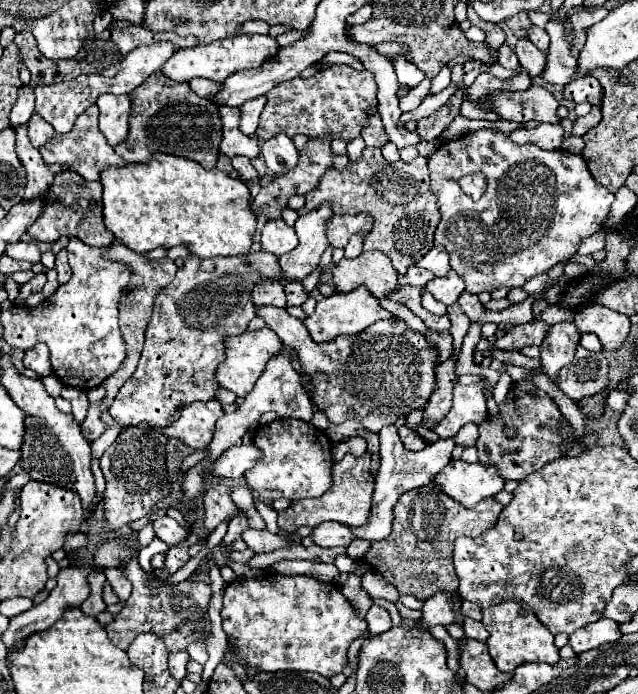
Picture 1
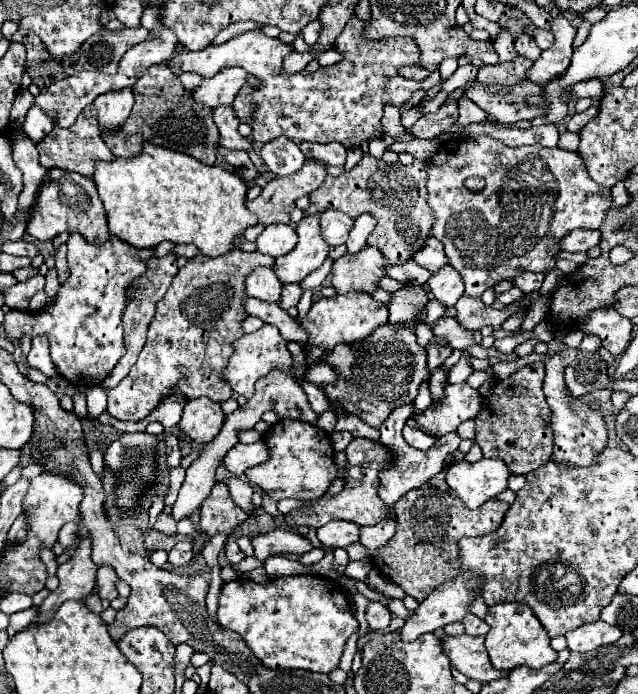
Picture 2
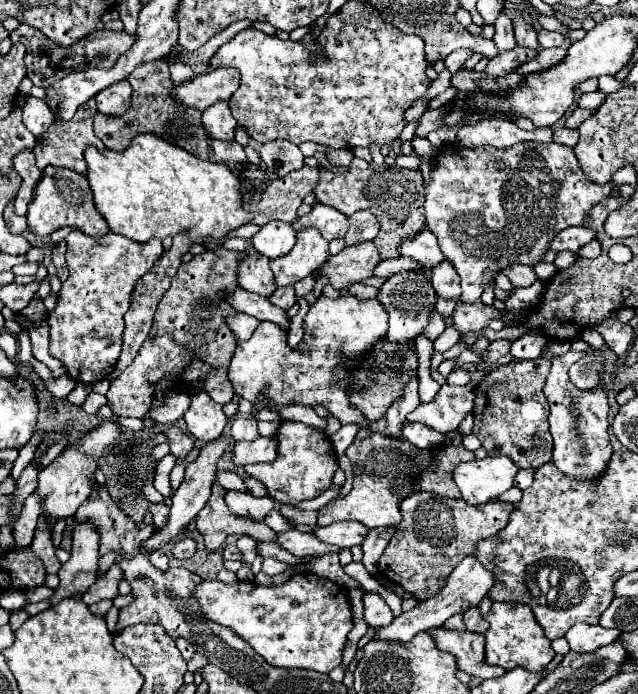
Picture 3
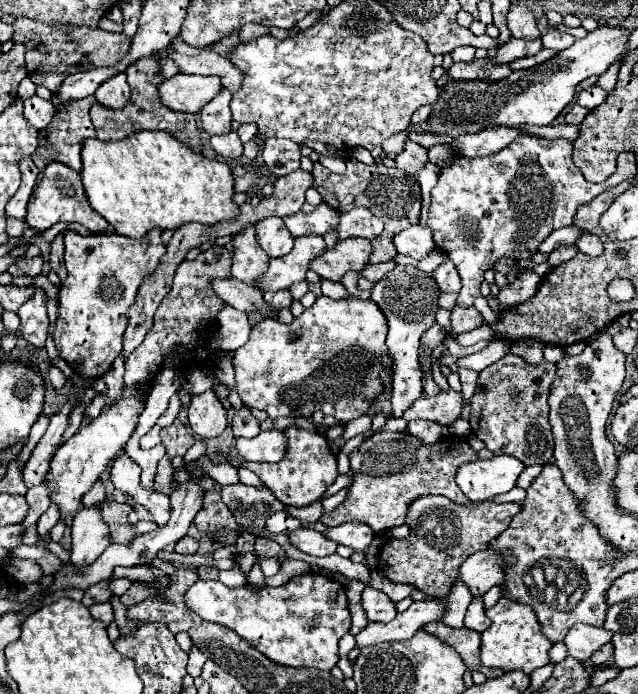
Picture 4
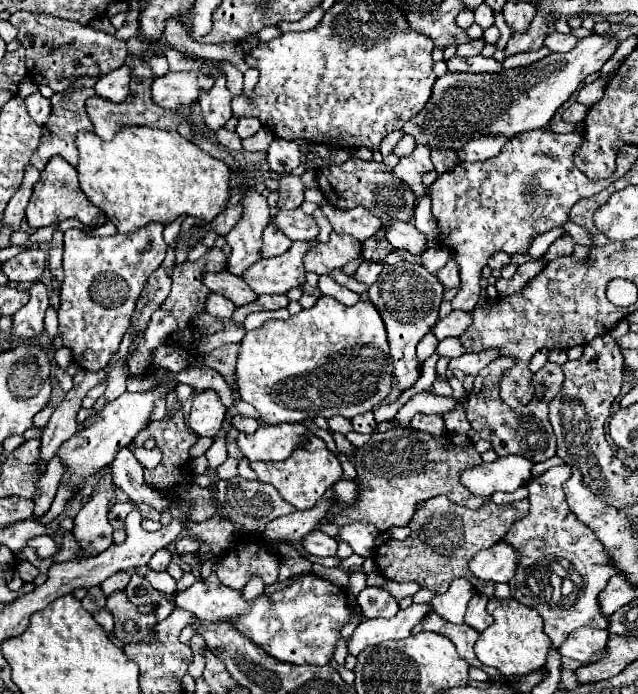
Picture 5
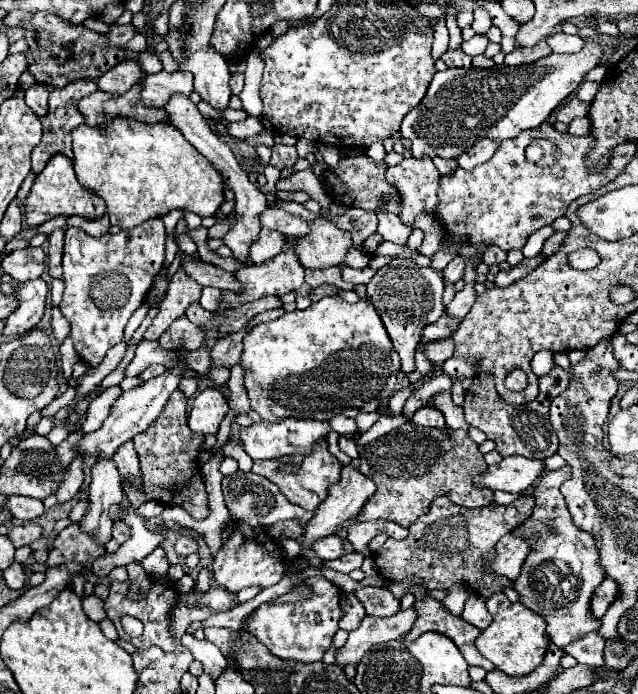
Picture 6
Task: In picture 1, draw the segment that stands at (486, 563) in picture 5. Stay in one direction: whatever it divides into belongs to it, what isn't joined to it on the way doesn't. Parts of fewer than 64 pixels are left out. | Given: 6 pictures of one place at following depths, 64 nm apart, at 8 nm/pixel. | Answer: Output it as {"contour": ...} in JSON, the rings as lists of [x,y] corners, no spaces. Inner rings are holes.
{"contour":[[[436,592],[436,596],[428,598],[424,602],[424,610],[422,610],[422,620],[418,628],[428,630],[430,626],[442,624],[442,626],[450,626],[454,622],[454,612],[452,612],[452,604],[450,598],[456,596],[456,592]]]}

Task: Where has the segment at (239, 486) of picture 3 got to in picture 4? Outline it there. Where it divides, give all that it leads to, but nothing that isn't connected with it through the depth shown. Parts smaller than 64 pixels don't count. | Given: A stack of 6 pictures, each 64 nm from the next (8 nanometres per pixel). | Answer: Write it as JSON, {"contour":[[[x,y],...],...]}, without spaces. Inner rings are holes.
{"contour":[[[204,455],[197,461],[187,464],[185,468],[188,469],[190,466],[195,465],[200,466],[202,470],[204,470],[204,472],[214,480],[214,482],[218,482],[220,486],[240,482],[240,478],[238,478],[238,470],[236,470],[234,466],[230,466],[230,464],[218,464],[218,466],[216,466],[216,464],[212,464],[210,459]]]}

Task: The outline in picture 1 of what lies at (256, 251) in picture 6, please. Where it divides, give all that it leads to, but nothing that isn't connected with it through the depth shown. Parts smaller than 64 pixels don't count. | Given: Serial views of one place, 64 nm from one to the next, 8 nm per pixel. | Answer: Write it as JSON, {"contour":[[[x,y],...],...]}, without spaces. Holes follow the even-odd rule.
{"contour":[[[268,220],[262,228],[262,250],[264,252],[280,252],[276,256],[282,256],[298,246],[298,236],[292,226],[288,226],[284,220]]]}

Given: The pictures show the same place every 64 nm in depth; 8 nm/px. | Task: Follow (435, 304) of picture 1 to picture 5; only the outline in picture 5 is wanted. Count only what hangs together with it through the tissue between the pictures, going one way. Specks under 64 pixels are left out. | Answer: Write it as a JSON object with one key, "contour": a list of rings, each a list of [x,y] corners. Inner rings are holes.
{"contour":[[[428,332],[428,334],[420,340],[420,344],[418,344],[418,360],[424,362],[430,354],[434,354],[438,342],[440,342],[440,340],[438,340],[436,336],[432,336],[432,332]]]}

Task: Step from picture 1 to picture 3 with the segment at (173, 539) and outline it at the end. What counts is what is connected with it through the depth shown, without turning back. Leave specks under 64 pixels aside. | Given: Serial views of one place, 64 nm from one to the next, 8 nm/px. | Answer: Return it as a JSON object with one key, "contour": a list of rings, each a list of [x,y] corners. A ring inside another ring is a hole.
{"contour":[[[148,504],[152,518],[154,518],[154,526],[162,528],[168,524],[168,506],[166,504]]]}

